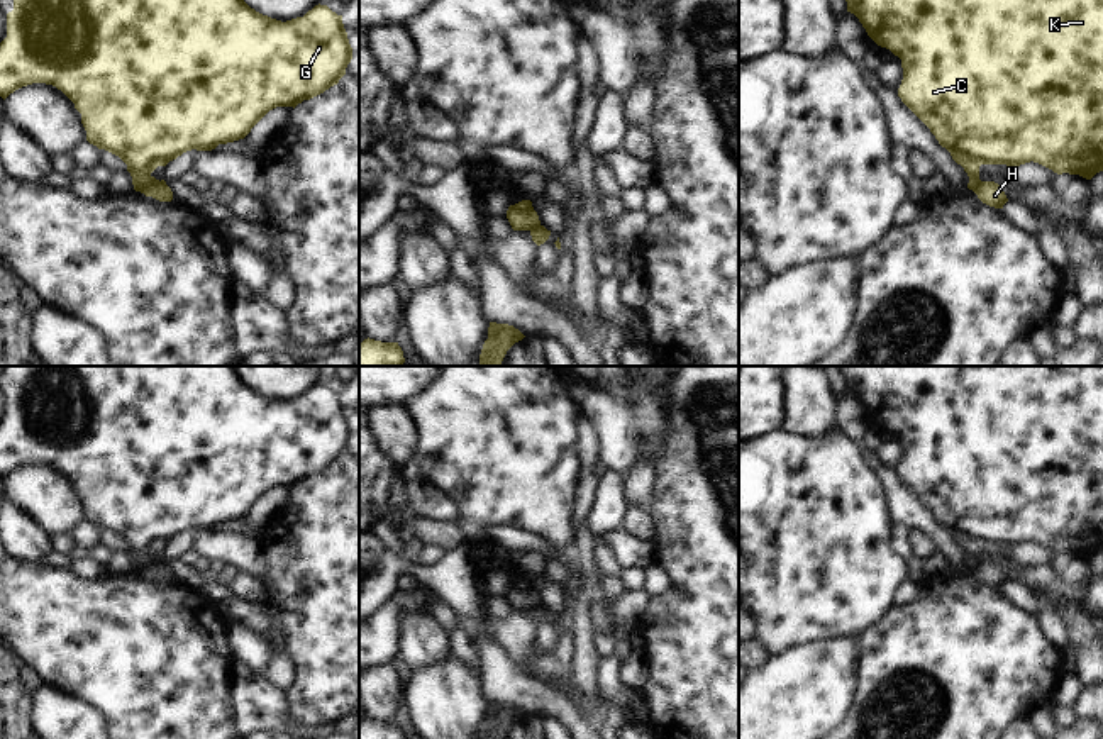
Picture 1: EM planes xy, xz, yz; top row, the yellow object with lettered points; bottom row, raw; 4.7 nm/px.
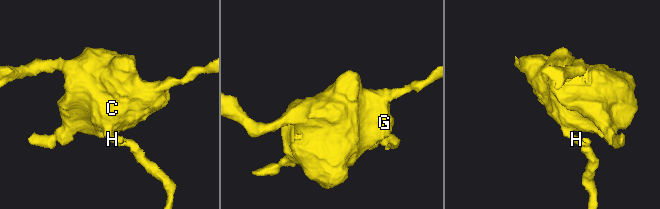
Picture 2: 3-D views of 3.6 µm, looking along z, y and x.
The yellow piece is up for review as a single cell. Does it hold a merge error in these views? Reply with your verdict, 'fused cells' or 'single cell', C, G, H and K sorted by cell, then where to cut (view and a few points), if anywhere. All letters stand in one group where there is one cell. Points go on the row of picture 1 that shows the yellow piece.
fused cells; C G K / H; cut in xy along (158, 180), (141, 192)

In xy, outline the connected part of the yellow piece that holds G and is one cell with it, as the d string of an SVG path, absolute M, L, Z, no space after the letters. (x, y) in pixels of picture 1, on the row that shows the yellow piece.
M14 0L14 10L7 14L7 37L0 42L0 97L5 100L15 90L32 83L56 86L81 114L86 141L119 156L127 164L134 190L146 192L159 181L151 175L158 166L166 166L191 149L212 151L219 144L244 139L269 110L276 107L295 108L303 100L310 100L337 85L351 59L352 47L342 15L320 3L303 17L281 22L256 12L244 0Z

